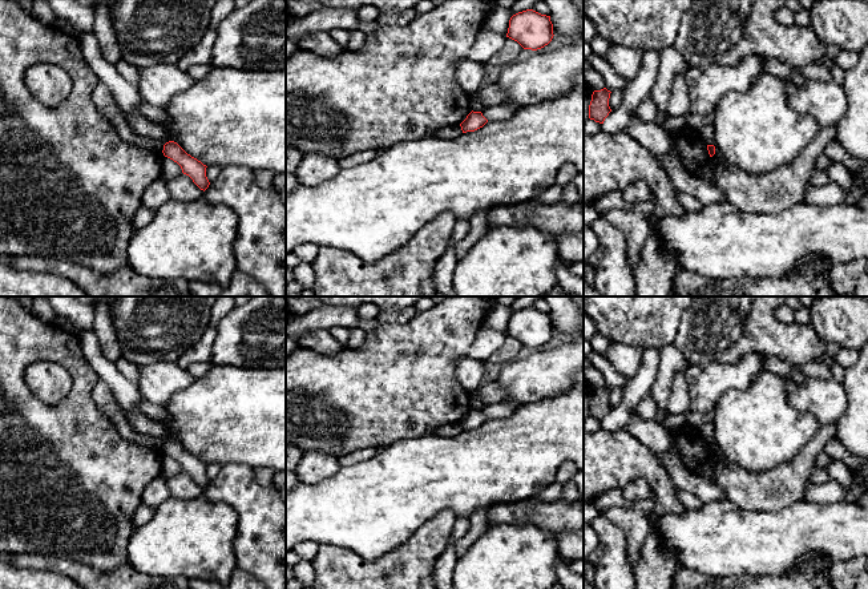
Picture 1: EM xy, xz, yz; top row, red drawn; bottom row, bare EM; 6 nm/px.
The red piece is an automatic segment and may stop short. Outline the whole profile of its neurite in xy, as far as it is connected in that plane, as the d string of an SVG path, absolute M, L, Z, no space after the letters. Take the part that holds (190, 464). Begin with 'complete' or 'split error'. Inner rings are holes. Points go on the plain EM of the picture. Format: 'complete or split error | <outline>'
complete | M166 440L162 451L165 455L177 460L181 464L182 471L189 473L201 488L205 489L209 485L210 480L206 475L207 464L187 452L177 440Z

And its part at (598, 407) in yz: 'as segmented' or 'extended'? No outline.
as segmented

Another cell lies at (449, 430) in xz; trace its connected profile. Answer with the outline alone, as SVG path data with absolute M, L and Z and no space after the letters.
M453 423L453 424L441 425L436 428L432 433L451 437L451 436L457 436L461 432L463 432L461 424Z

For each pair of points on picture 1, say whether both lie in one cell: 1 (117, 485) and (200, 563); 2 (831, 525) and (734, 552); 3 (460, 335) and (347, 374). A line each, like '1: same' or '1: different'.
1: different
2: same
3: same

